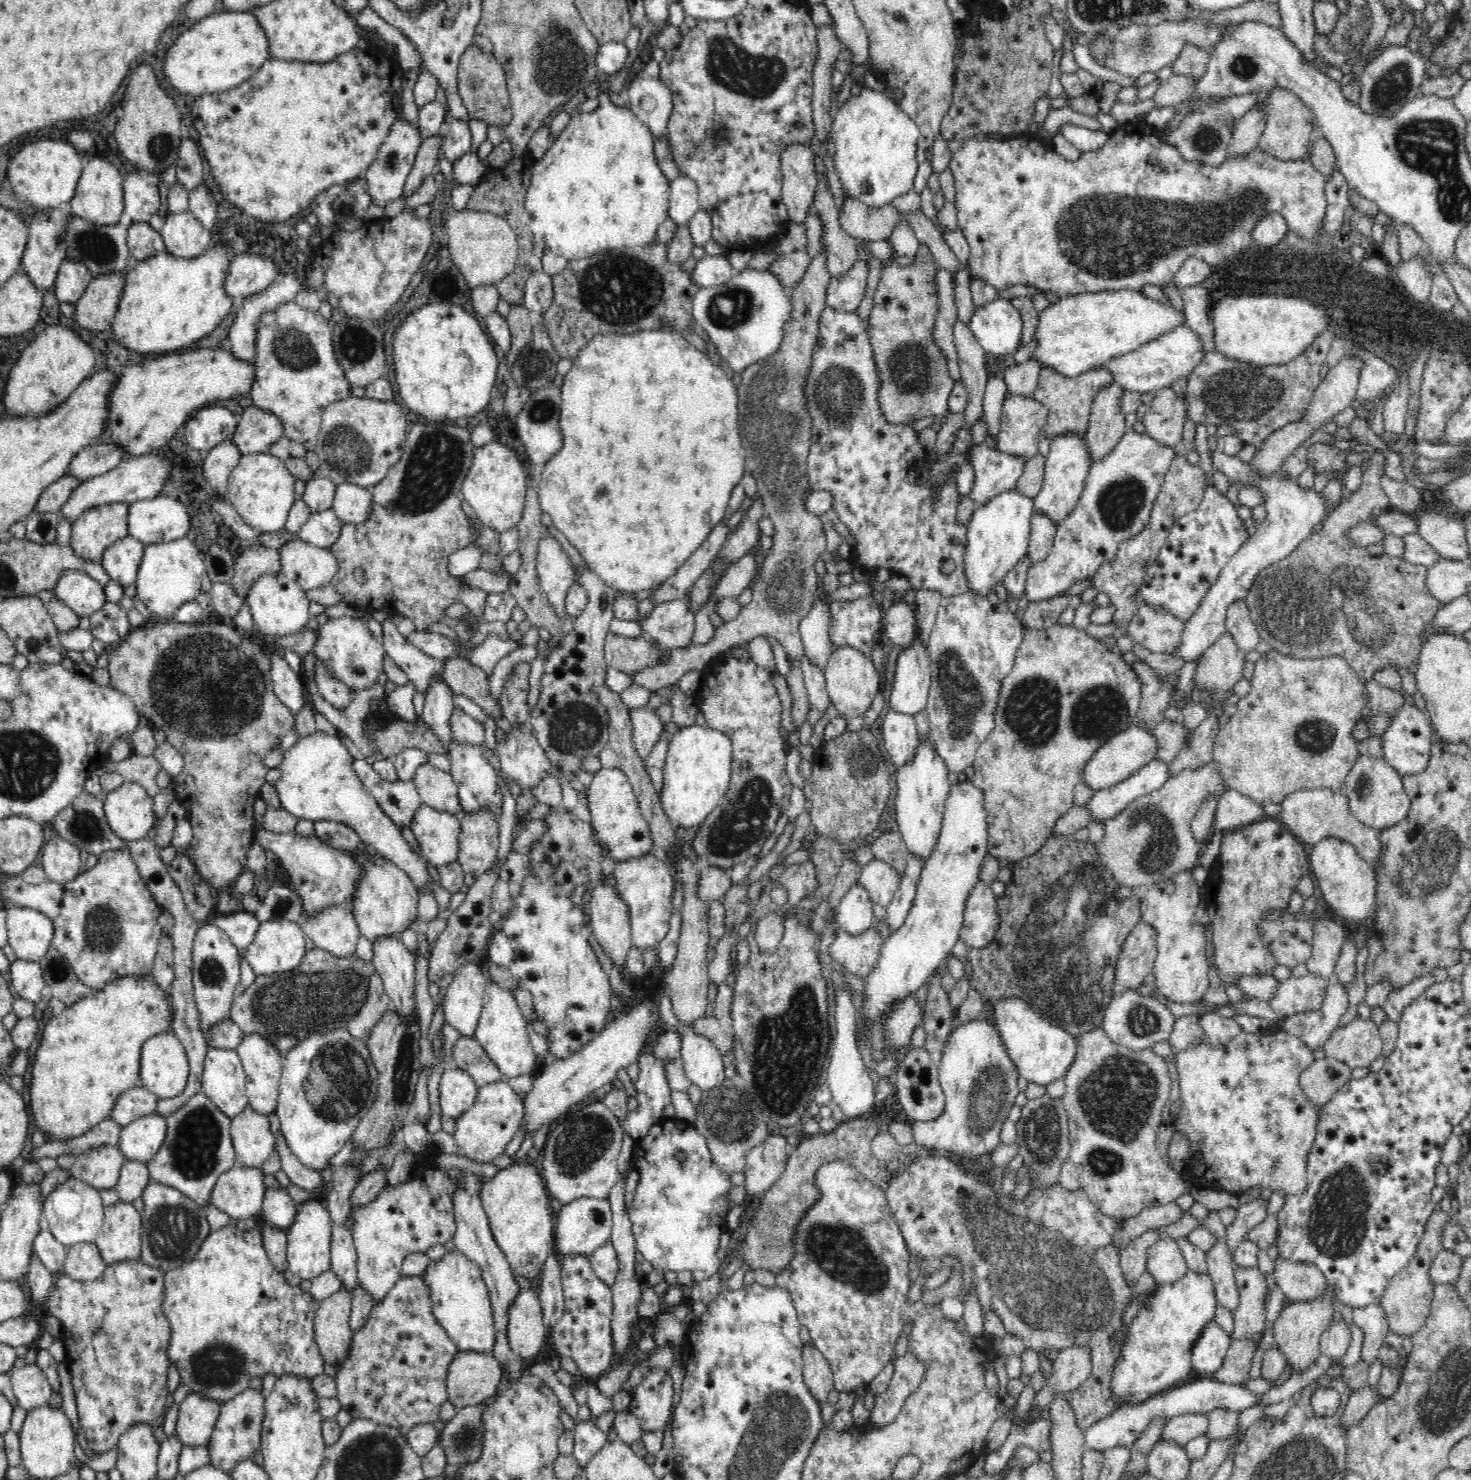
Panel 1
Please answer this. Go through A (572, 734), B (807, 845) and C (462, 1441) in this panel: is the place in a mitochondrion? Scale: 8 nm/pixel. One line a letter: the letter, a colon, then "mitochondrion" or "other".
A: mitochondrion
B: other
C: mitochondrion

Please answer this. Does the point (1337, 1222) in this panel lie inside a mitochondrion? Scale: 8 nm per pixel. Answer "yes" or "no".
yes

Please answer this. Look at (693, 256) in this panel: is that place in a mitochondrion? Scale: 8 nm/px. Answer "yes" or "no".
no

